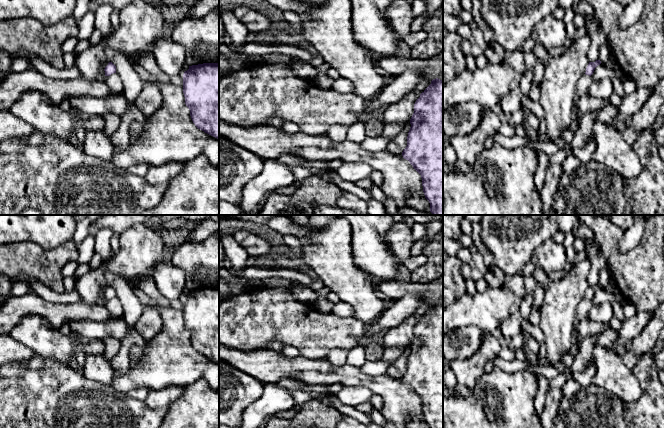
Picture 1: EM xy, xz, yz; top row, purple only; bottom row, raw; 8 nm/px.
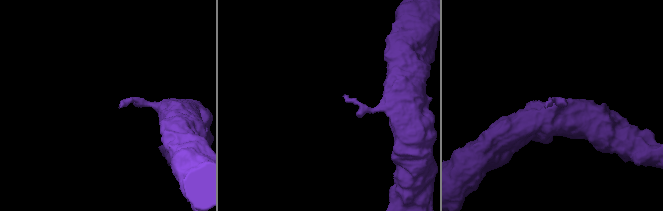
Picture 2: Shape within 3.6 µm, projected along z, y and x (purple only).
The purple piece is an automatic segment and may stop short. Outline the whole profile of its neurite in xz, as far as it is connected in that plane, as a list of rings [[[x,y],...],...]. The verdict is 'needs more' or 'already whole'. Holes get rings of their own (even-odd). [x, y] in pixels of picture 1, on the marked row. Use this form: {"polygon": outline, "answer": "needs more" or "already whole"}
{"polygon": [[[436,78],[420,94],[414,104],[414,113],[410,119],[410,130],[407,136],[407,146],[402,152],[413,168],[421,175],[425,198],[430,203],[432,215],[443,215],[443,81]]], "answer": "already whole"}

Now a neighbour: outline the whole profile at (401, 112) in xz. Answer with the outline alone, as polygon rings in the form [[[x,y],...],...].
[[[411,92],[400,102],[385,107],[381,111],[383,124],[404,124],[406,122],[410,122],[414,113],[414,104],[416,100],[417,94],[415,92]]]

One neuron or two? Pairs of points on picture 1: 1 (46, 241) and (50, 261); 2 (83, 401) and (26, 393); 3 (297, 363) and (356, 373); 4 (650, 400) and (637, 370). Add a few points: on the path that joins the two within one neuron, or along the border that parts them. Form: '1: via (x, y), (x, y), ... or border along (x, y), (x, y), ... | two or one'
1: border along (69, 239), (49, 250), (26, 242) | two
2: via (69, 401), (55, 401), (40, 396) | one
3: via (312, 367), (320, 367), (328, 375), (341, 374) | one
4: via (650, 393), (650, 383), (644, 377) | one

